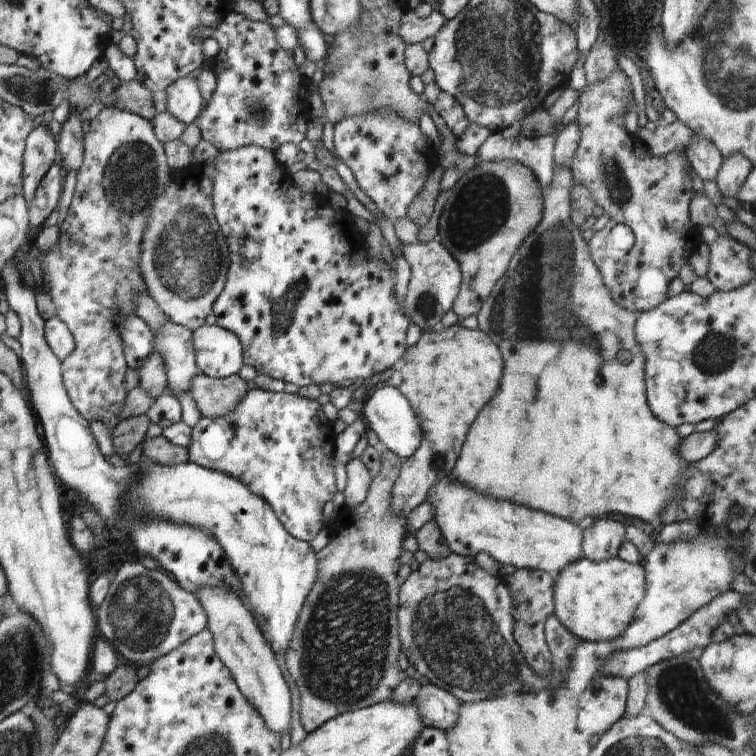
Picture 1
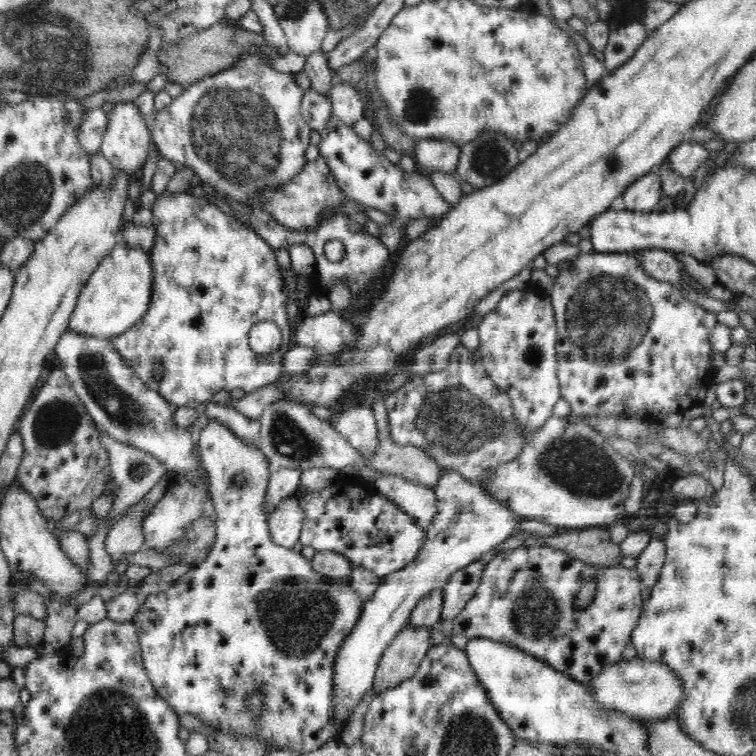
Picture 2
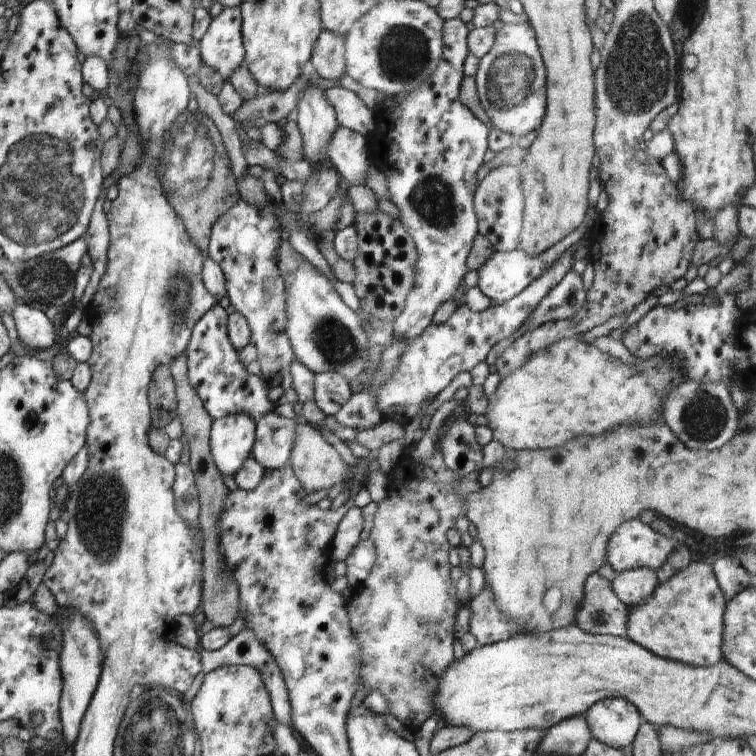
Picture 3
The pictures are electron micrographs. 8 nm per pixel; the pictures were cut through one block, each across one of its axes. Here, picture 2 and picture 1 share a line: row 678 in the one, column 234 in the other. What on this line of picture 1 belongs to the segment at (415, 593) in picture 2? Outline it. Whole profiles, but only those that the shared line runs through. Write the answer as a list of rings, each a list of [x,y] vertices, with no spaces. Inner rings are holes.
[[[216,324],[193,331],[193,349],[199,372],[212,378],[236,375],[244,365],[239,338]]]

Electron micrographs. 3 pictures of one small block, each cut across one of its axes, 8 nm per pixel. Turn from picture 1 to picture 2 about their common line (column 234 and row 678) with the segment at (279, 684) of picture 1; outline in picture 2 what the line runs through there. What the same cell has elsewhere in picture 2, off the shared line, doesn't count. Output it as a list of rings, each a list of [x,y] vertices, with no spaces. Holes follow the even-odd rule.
[[[638,656],[602,668],[602,672],[591,680],[588,687],[603,708],[640,721],[672,717],[683,702],[684,683],[680,675],[676,675],[676,671],[672,671],[667,664]]]

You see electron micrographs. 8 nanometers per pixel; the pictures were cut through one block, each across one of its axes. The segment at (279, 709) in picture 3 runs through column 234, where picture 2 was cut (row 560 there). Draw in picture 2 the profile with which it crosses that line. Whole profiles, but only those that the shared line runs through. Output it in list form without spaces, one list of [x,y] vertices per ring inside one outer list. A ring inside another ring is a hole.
[[[651,538],[642,554],[636,558],[636,571],[644,587],[652,586],[665,564],[667,556],[663,539]]]

